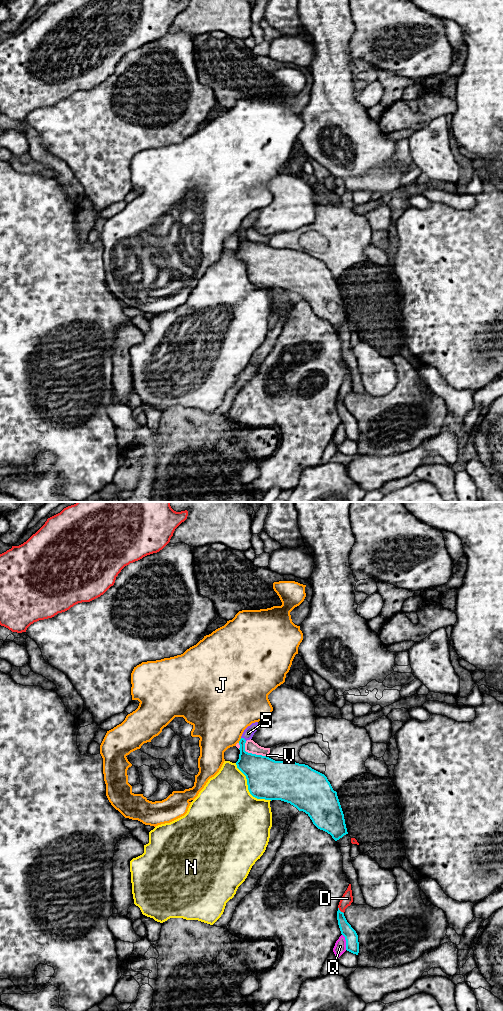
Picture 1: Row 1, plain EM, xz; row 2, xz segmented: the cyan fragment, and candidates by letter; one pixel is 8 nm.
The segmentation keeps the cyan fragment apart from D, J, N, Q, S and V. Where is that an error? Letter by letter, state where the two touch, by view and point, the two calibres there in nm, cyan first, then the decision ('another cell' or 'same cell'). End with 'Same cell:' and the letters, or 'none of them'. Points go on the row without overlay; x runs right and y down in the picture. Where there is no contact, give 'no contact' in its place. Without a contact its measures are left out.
D: meets cyan in xz at (339, 398); 110 nm thick on the cyan side, 90 nm on the other; another cell
J: meets cyan in xz at (240, 228); 200 nm thick on the cyan side, 460 nm on the other; another cell
N: meets cyan in xz at (248, 277); 320 nm thick on the cyan side, 480 nm on the other; another cell
Q: meets cyan in xz at (346, 430); 110 nm thick on the cyan side, 100 nm on the other; another cell
S: meets cyan in xz at (243, 226); 200 nm thick on the cyan side, 90 nm on the other; same cell
V: meets cyan in xz at (251, 241); 320 nm thick on the cyan side, 100 nm on the other; another cell
Same cell: S

